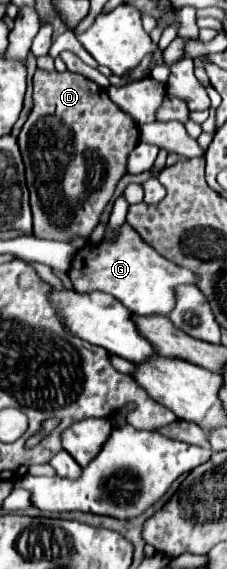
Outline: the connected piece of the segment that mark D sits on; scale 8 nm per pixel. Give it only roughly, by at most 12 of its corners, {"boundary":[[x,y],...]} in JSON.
{"boundary":[[34,74],[18,146],[34,236],[88,238],[138,124],[80,74]]}

